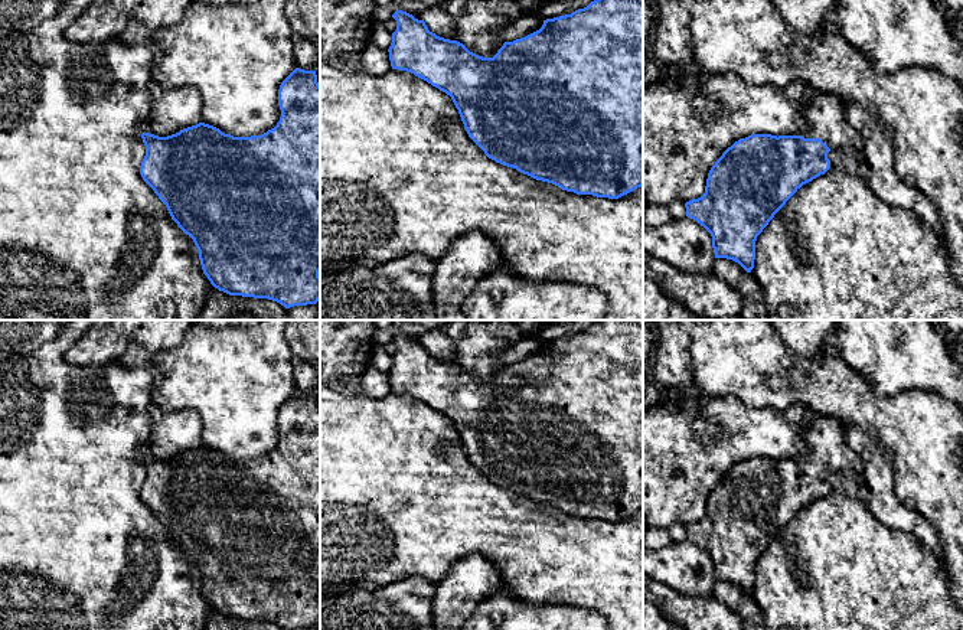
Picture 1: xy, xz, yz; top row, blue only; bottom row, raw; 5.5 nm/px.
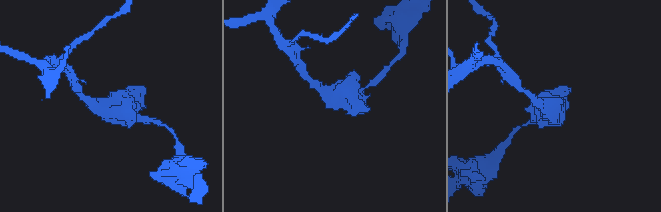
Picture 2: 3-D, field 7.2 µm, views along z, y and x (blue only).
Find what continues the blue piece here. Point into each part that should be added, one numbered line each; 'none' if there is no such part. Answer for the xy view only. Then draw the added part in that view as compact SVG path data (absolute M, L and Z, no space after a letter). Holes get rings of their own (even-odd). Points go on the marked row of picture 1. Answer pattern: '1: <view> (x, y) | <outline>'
none

